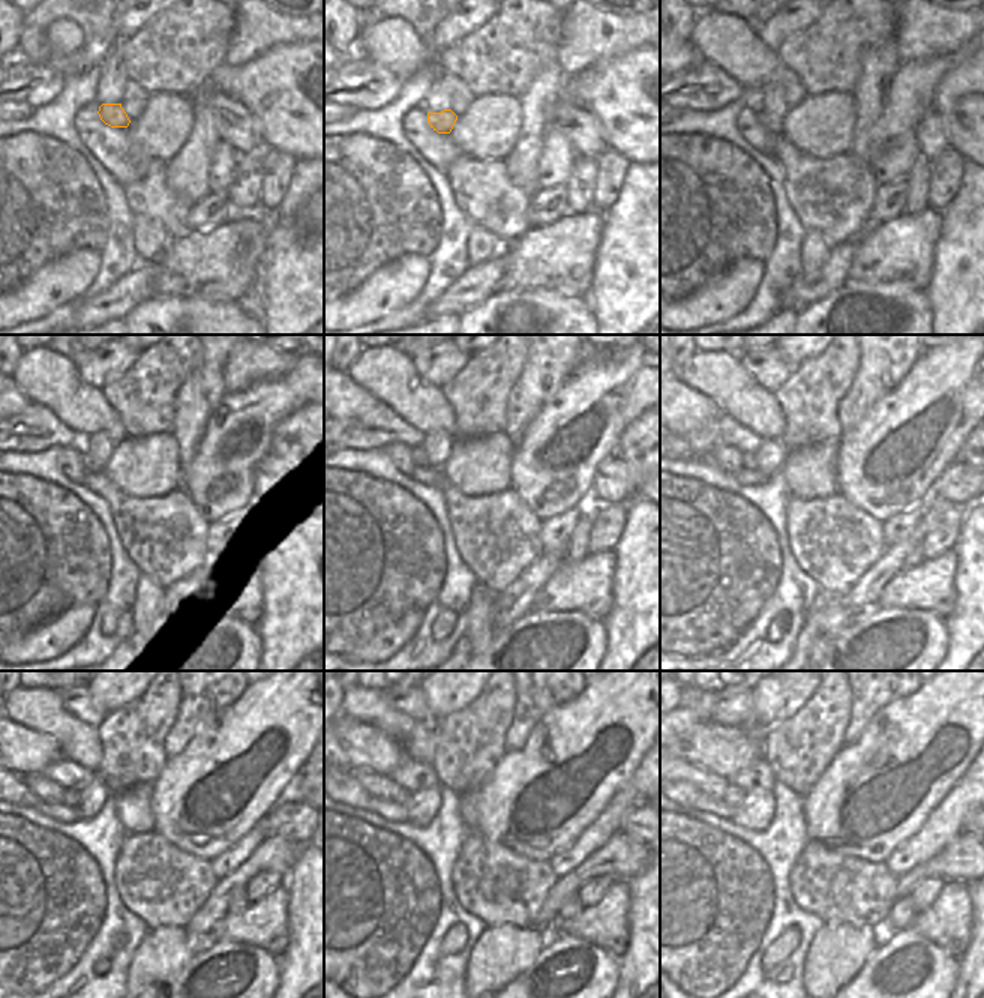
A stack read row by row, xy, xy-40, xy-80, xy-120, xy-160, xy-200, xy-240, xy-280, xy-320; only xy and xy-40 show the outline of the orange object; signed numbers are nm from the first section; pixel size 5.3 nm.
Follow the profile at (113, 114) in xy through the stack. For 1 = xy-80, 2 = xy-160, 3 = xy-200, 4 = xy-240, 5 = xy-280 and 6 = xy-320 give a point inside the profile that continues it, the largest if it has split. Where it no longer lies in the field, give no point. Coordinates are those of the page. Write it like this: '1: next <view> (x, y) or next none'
1: next xy-80 (770, 122)
2: next xy-160 (419, 456)
3: next xy-200 (749, 462)
4: next xy-240 (71, 797)
5: next xy-280 (401, 797)
6: next xy-320 (734, 796)

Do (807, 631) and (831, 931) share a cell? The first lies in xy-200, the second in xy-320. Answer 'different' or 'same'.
same

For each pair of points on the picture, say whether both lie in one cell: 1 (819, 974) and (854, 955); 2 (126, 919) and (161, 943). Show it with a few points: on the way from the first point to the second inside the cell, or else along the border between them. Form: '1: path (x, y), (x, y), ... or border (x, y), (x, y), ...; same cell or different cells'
1: path (828, 965), (839, 955), (845, 955); same cell
2: border (149, 929), (129, 962); different cells

